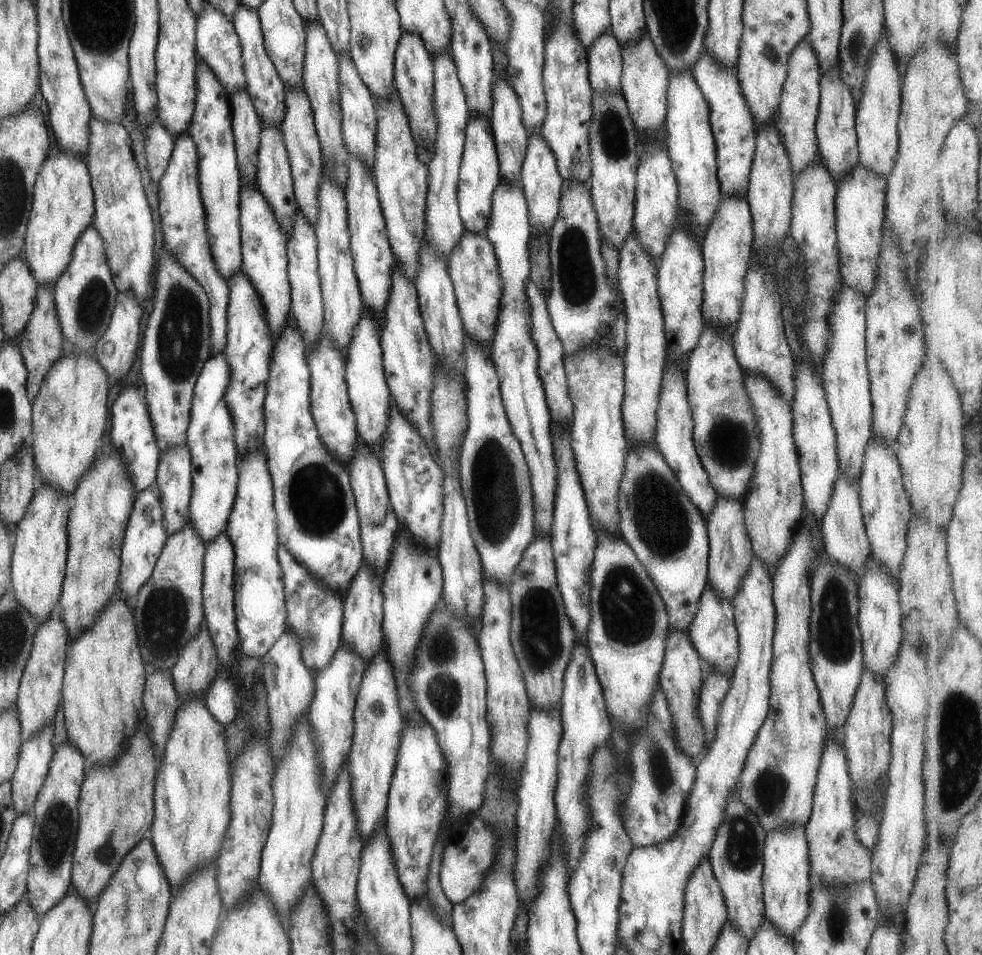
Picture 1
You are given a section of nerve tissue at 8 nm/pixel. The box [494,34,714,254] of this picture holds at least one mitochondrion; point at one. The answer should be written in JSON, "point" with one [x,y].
{"point":[612,134]}

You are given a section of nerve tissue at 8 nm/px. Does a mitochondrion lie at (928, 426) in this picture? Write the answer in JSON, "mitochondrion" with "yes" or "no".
{"mitochondrion":"no"}

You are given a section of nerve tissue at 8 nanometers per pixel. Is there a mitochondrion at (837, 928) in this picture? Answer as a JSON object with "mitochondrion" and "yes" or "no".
{"mitochondrion":"yes"}

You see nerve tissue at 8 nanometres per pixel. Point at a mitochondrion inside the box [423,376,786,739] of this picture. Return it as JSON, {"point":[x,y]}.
{"point":[661,520]}

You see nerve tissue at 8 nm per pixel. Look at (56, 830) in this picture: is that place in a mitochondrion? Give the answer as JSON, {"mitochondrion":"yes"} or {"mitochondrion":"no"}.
{"mitochondrion":"yes"}

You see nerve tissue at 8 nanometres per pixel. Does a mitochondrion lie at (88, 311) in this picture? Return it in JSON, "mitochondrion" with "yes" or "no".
{"mitochondrion":"yes"}

